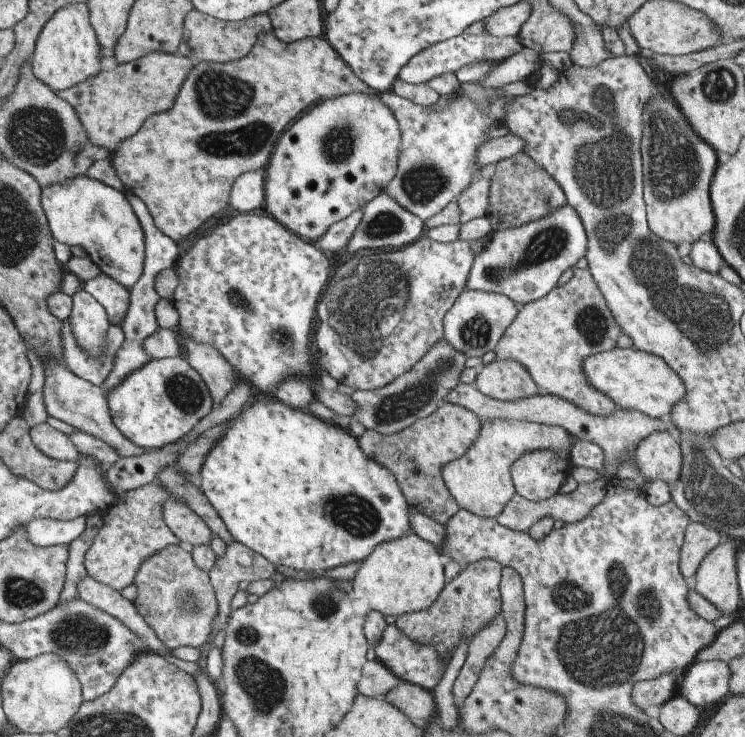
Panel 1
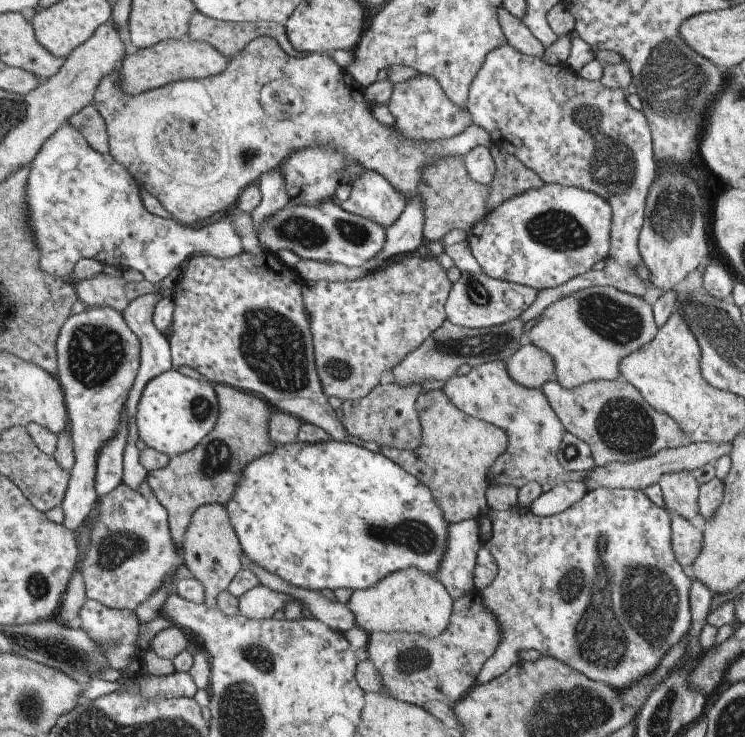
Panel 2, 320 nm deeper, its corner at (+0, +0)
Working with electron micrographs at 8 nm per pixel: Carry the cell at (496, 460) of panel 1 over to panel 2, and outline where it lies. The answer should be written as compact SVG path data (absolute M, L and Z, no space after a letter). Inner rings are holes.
M504 360L487 361L471 367L469 372L463 376L451 375L442 386L445 396L460 411L469 416L481 419L483 422L495 425L506 432L508 447L505 452L495 459L492 467L488 470L486 478L489 483L498 485L514 486L517 490L524 484L536 482L543 484L559 484L565 481L582 482L587 471L567 472L556 459L556 448L560 446L559 441L563 438L566 430L555 416L553 409L549 406L545 395L540 388L527 388L516 383L507 372Z

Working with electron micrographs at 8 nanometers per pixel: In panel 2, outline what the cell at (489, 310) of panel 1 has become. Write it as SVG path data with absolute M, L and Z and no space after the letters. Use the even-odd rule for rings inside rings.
M461 273L459 280L449 289L444 313L447 320L459 327L467 329L492 327L519 317L526 308L529 308L537 293L538 291L527 285L492 279L483 273Z

